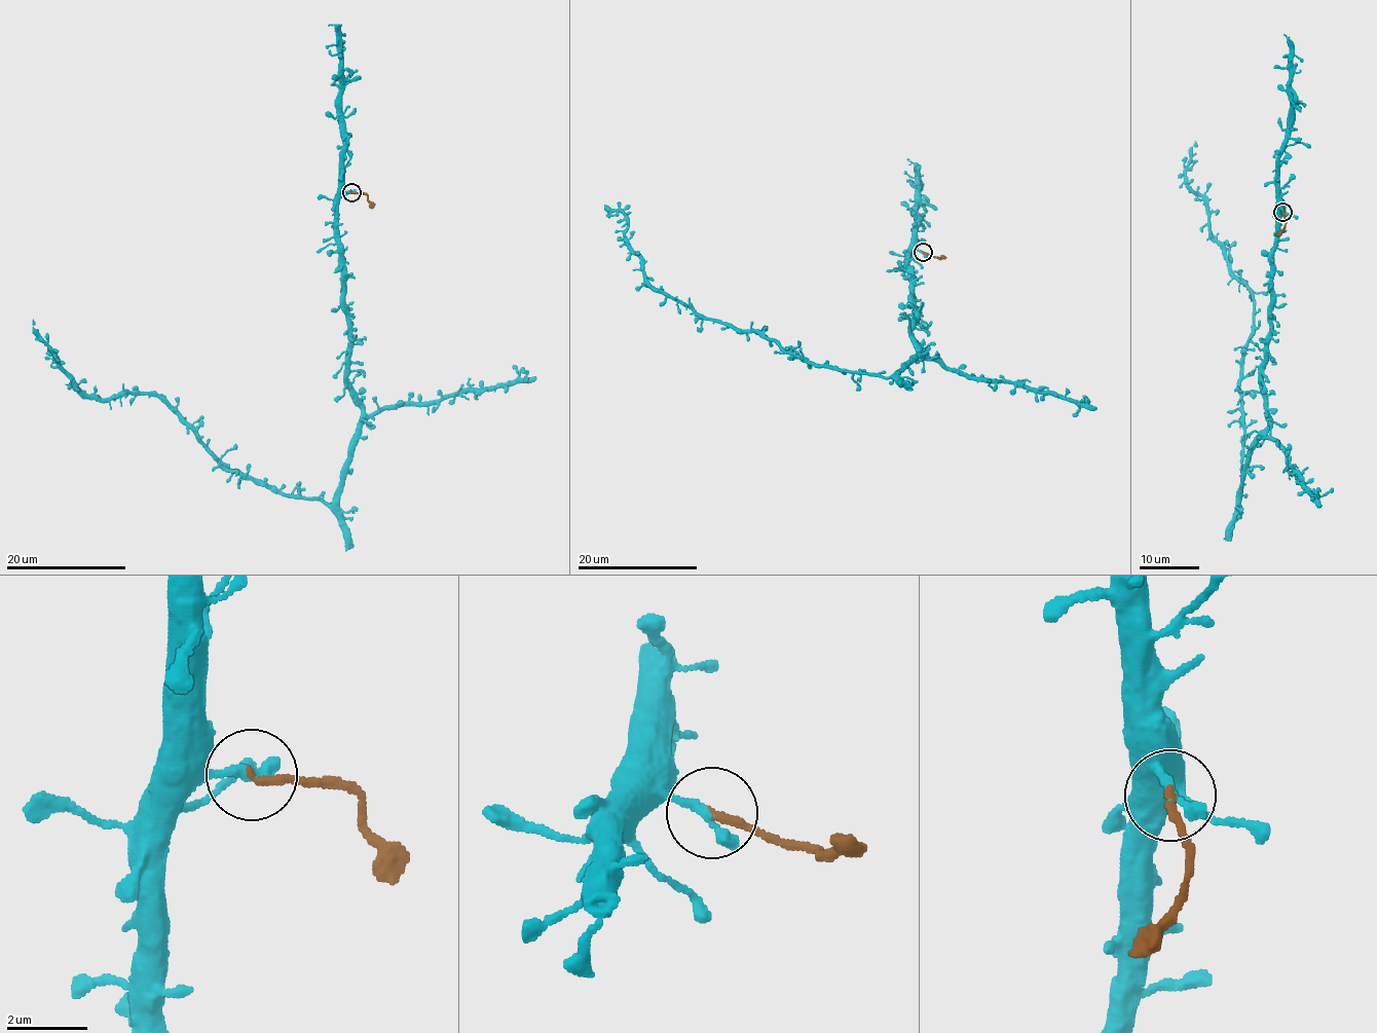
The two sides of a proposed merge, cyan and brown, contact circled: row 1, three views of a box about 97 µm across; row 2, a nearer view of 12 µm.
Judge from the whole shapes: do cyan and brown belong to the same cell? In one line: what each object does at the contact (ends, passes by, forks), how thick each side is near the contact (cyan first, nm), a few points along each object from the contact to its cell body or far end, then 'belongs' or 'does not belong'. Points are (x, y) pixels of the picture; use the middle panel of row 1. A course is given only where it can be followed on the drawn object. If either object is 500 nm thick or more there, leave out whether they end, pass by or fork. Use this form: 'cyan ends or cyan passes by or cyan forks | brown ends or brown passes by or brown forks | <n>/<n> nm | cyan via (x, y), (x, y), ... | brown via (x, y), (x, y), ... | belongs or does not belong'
cyan ends | brown ends | 320/200 nm | cyan via (922, 252), (907, 269), (924, 359), (890, 377), (849, 373), (656, 292), (623, 213), (604, 206) | brown via (923, 252), (936, 257), (943, 255) | does not belong

